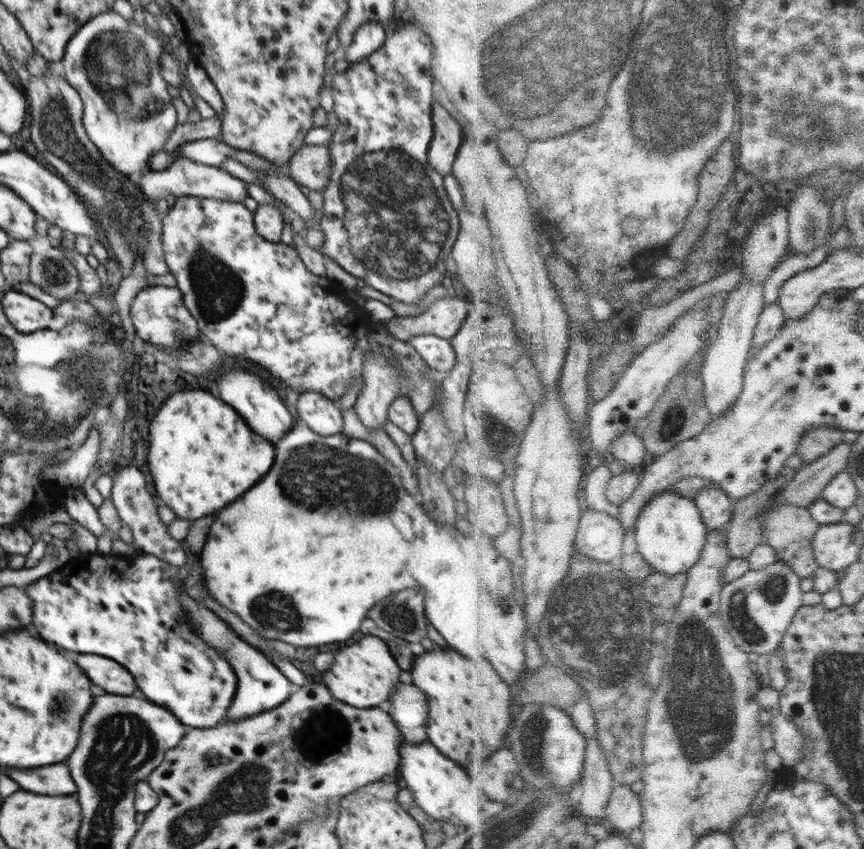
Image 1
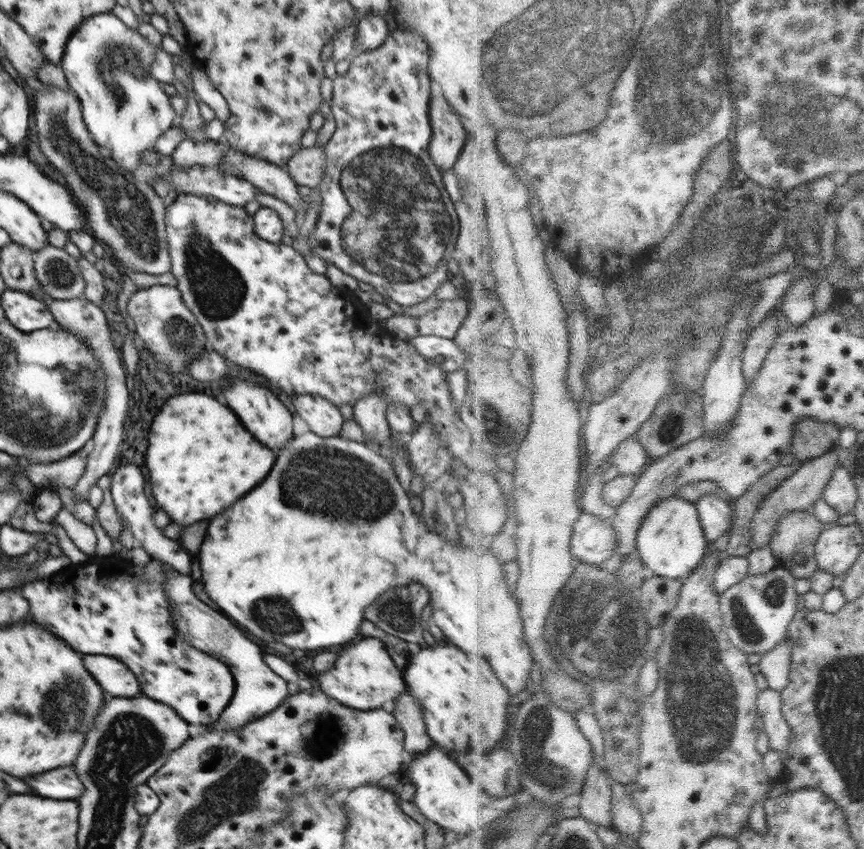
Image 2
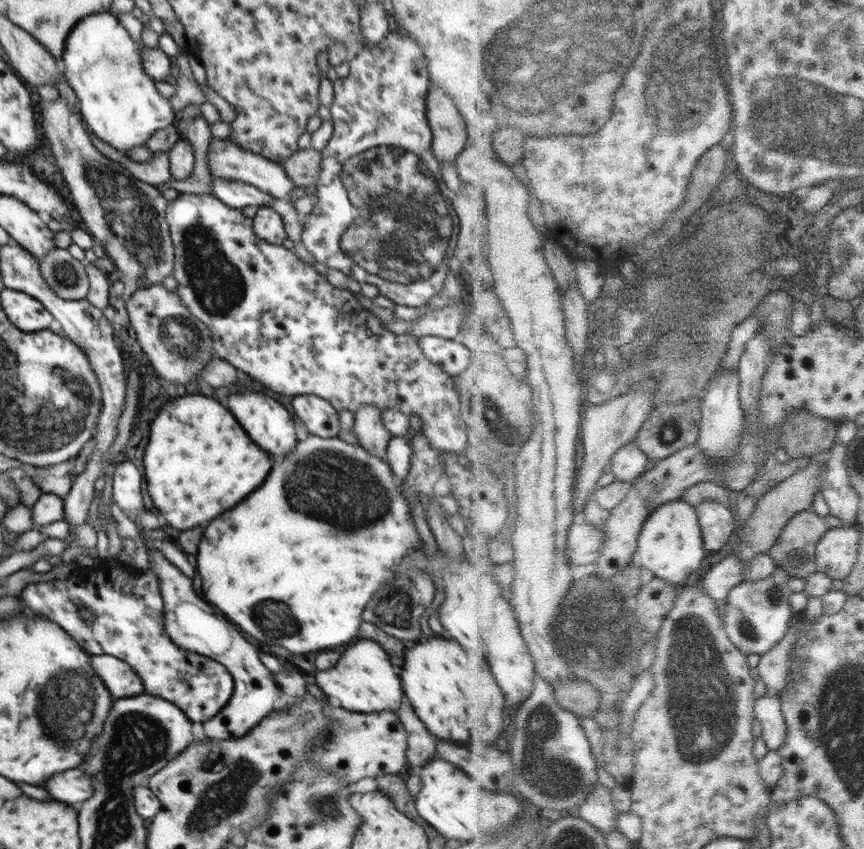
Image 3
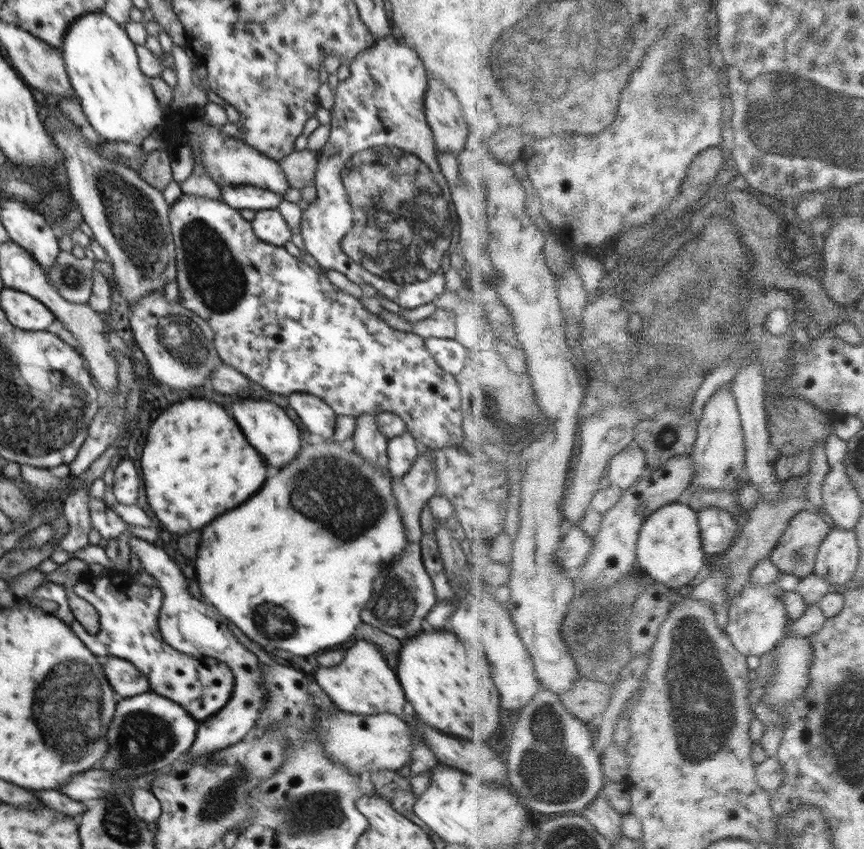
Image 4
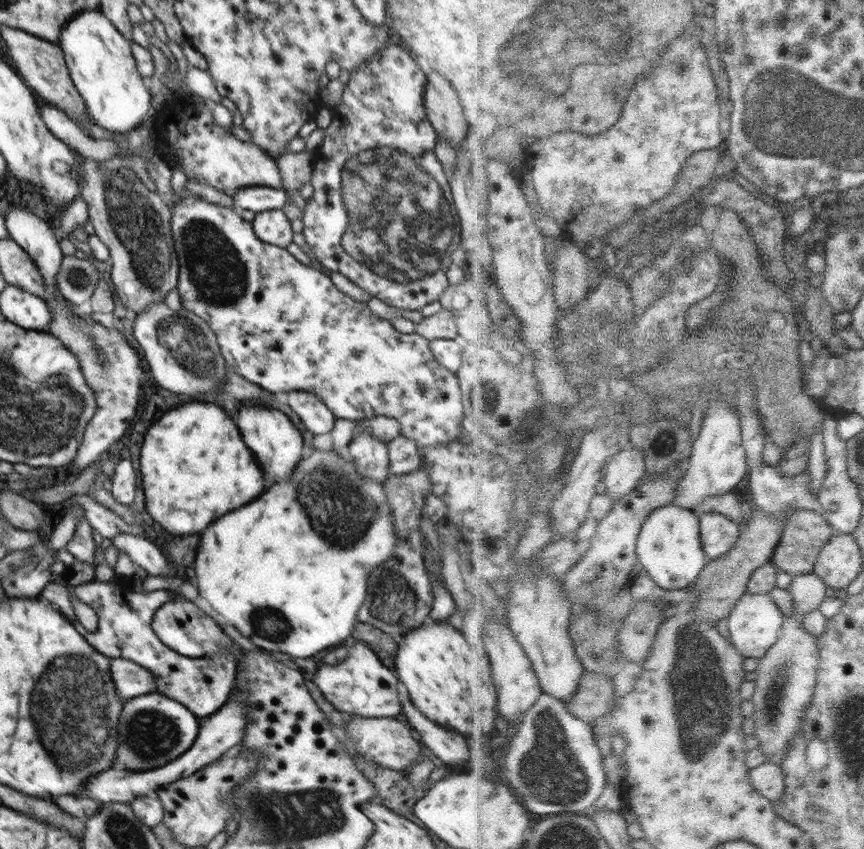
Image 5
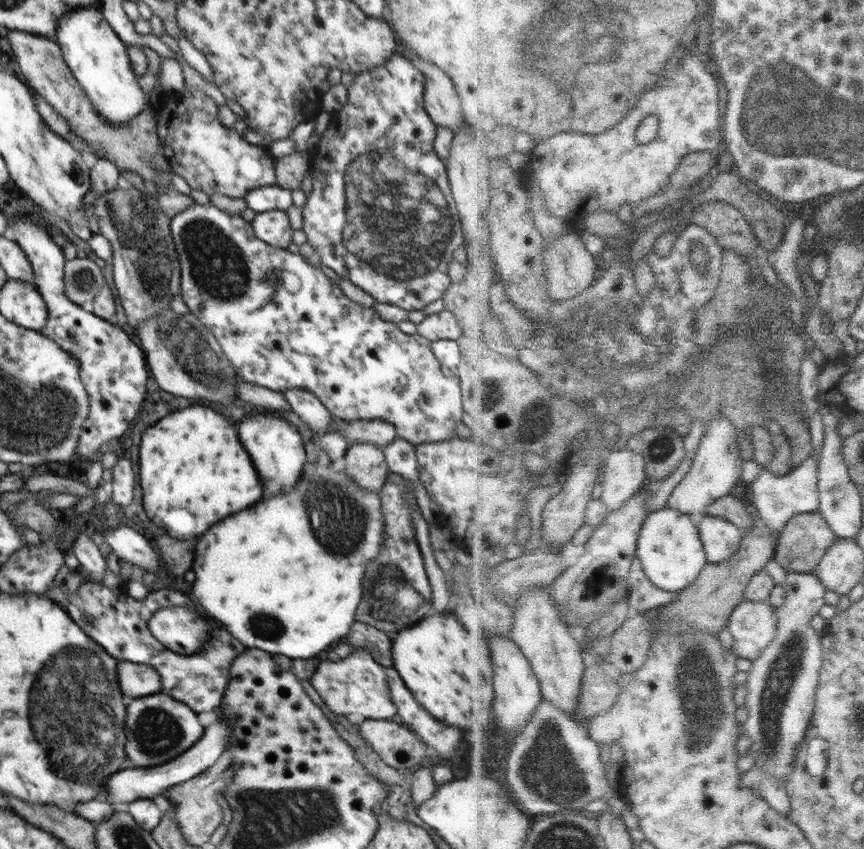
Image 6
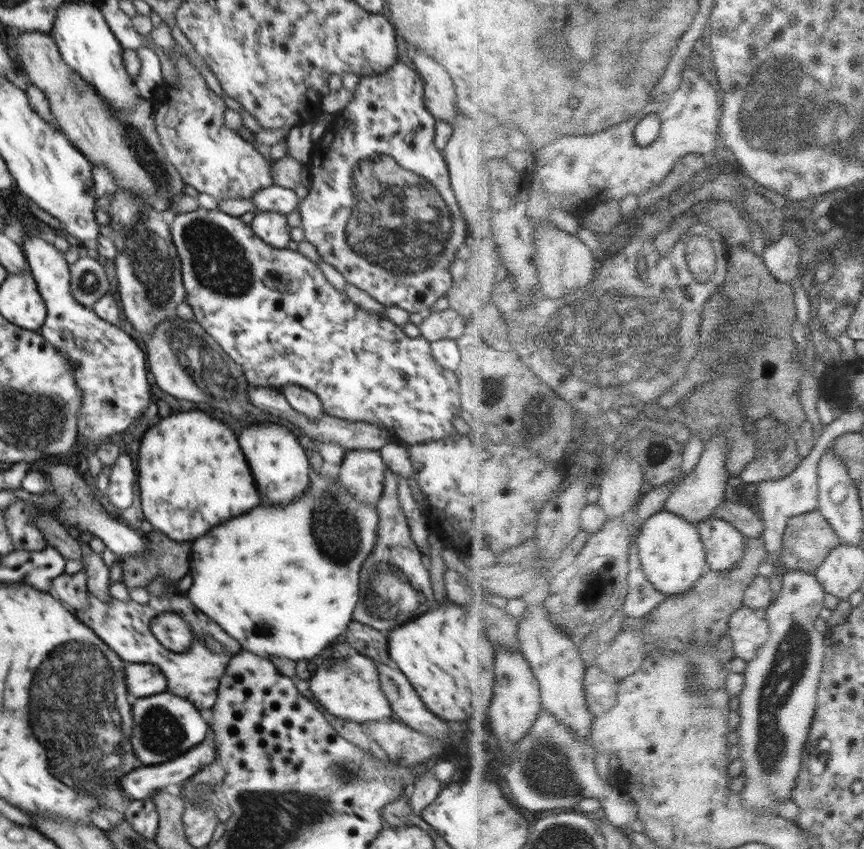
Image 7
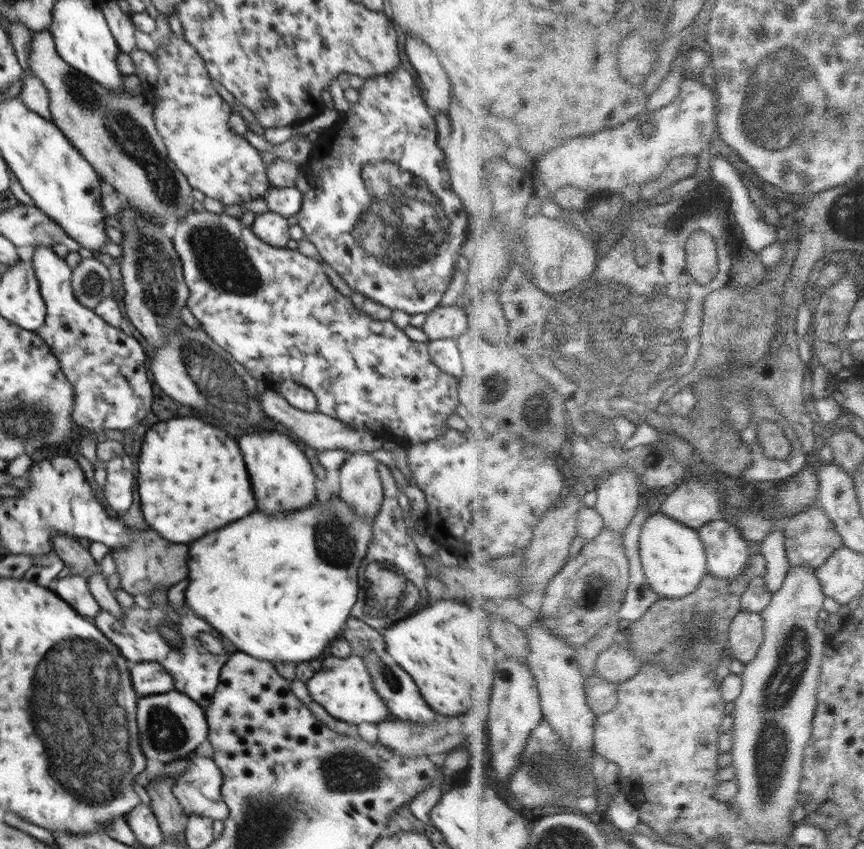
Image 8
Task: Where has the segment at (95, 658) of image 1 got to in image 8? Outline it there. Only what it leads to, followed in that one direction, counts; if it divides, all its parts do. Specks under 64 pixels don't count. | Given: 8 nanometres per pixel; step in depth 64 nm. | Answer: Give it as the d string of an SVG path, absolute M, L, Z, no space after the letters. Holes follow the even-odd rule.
M158 662L137 663L130 672L132 688L140 697L175 690L172 676Z

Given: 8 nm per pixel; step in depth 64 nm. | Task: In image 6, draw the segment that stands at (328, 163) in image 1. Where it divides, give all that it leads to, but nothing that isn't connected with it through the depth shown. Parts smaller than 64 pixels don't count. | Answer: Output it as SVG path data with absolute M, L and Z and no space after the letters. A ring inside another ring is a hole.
M294 152L274 161L277 184L285 189L299 188L304 176L311 174L312 158L310 153Z

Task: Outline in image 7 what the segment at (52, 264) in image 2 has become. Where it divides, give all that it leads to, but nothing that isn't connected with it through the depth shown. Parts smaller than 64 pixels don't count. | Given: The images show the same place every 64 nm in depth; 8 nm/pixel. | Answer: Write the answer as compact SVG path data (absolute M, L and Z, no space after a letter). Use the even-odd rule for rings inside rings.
M80 257L69 268L70 294L76 302L90 306L110 292L107 270L96 259Z

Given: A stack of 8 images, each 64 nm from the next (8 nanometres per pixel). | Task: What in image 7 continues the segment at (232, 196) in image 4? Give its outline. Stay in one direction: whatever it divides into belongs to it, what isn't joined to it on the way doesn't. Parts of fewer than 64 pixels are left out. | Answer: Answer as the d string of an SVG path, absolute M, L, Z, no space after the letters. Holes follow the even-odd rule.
M274 184L258 190L250 200L258 212L274 211L282 215L298 210L300 204L294 189Z

